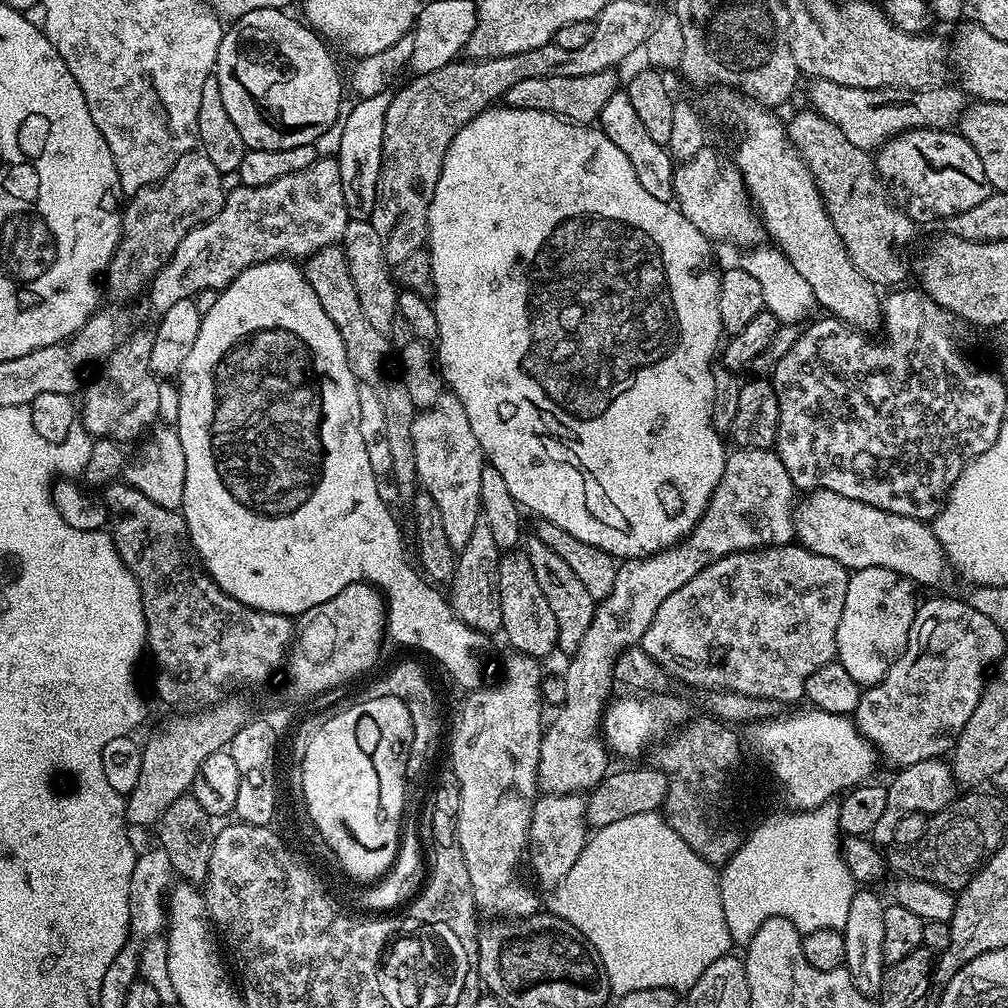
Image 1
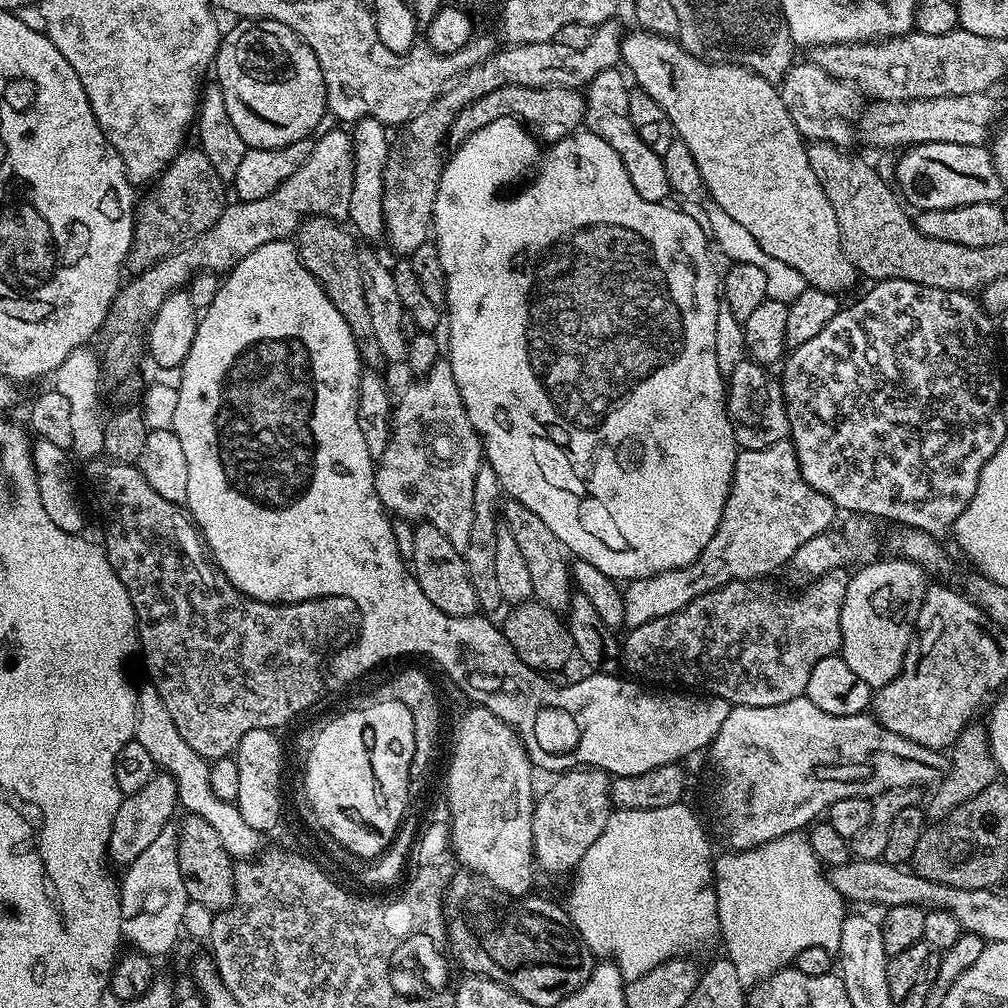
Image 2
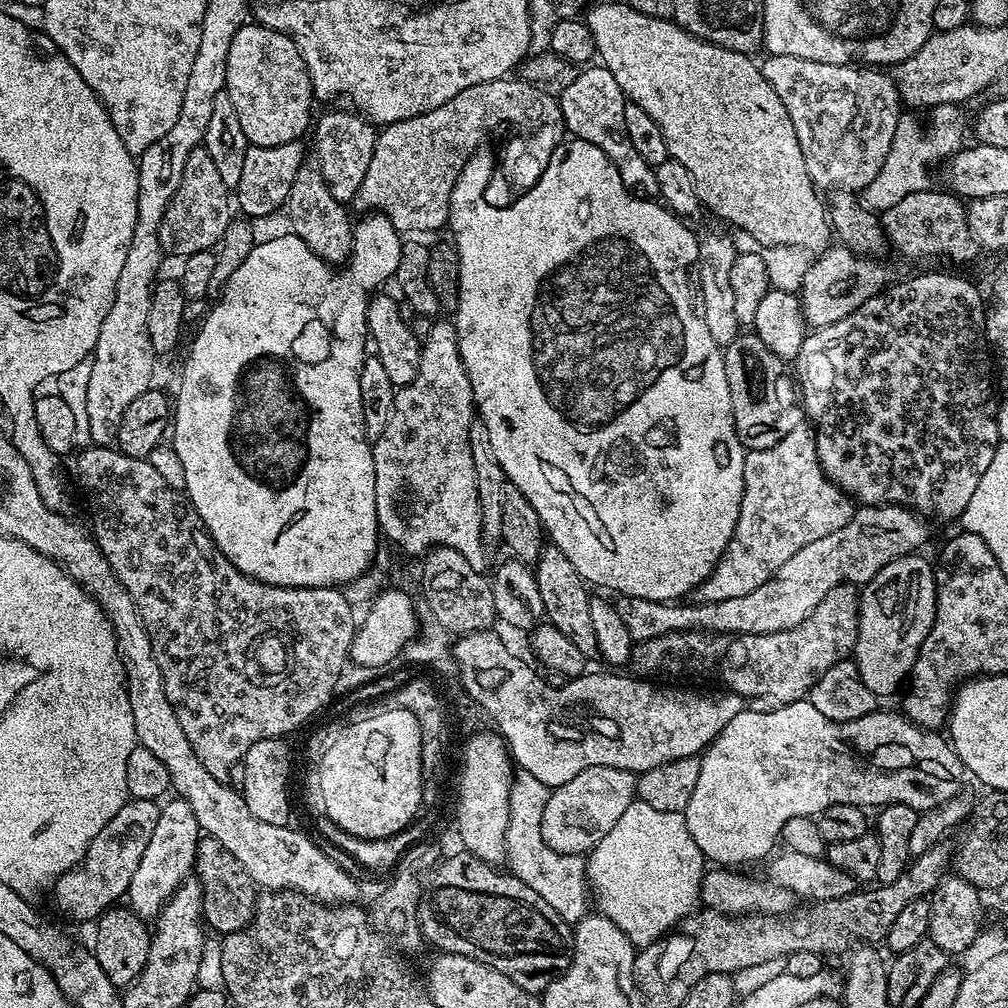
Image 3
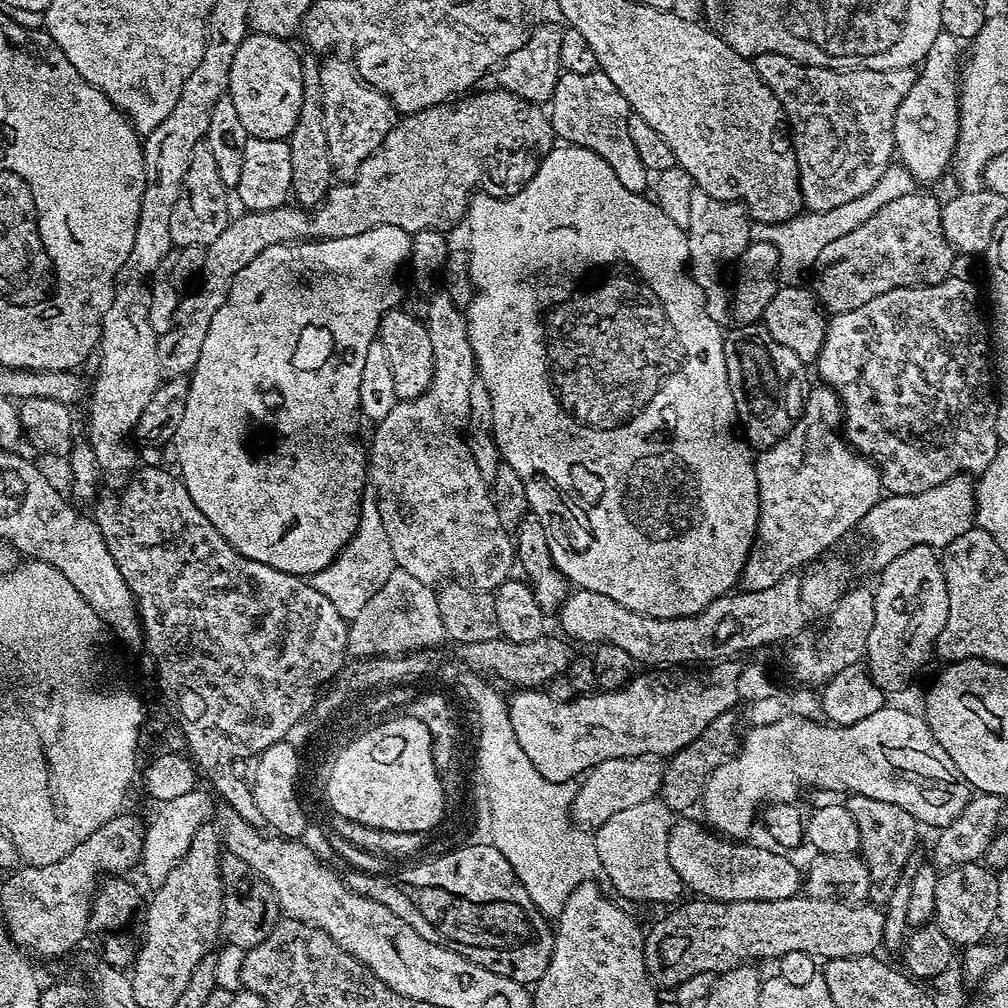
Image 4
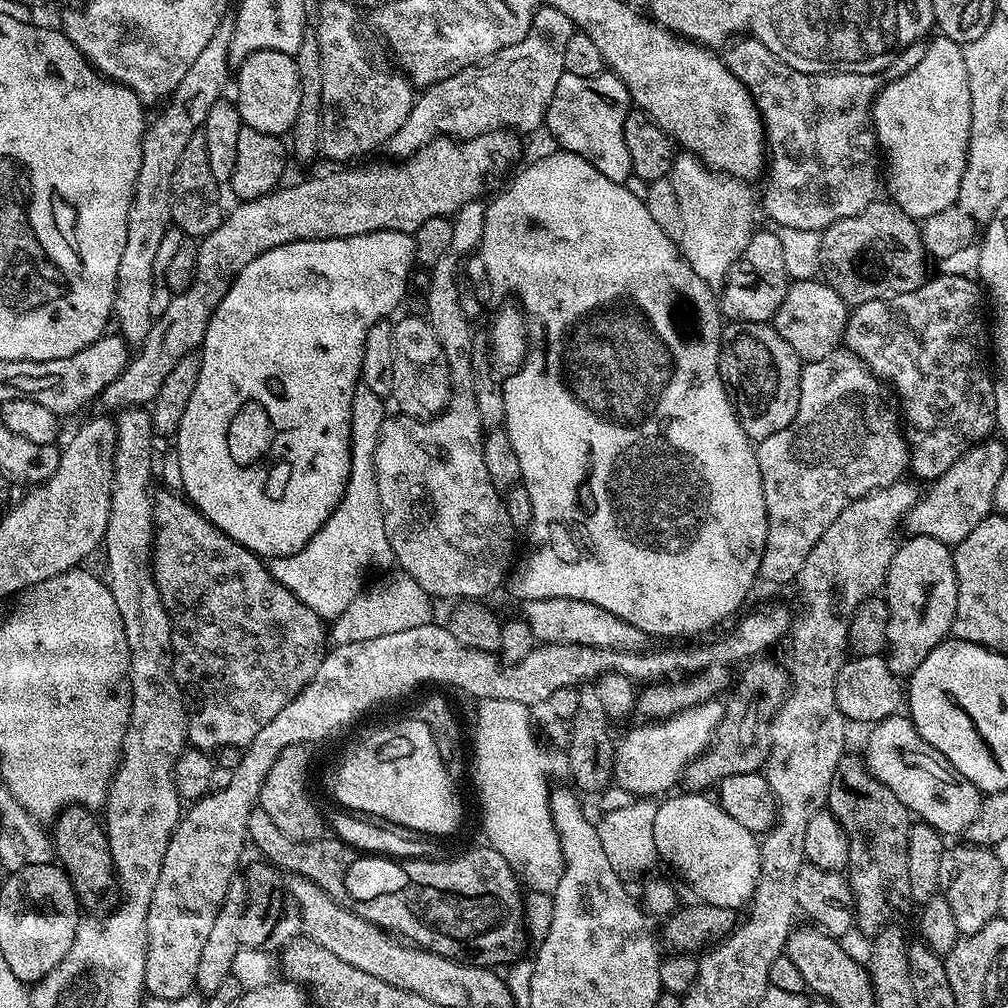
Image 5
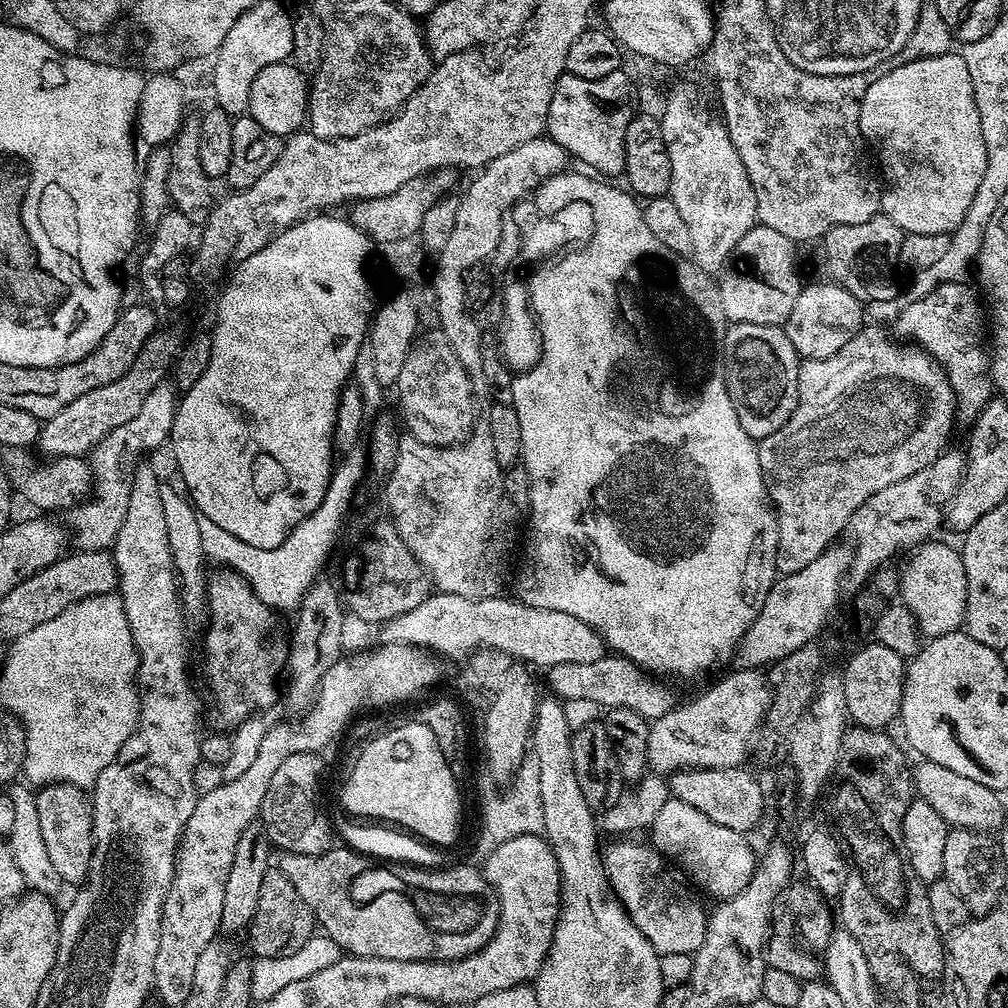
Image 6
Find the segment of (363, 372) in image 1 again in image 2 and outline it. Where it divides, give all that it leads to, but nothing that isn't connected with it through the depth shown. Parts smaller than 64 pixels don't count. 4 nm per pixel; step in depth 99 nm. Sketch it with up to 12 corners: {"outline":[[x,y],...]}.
{"outline":[[307,217],[303,265],[361,341],[367,367],[384,359],[372,339],[359,247],[341,223]]}

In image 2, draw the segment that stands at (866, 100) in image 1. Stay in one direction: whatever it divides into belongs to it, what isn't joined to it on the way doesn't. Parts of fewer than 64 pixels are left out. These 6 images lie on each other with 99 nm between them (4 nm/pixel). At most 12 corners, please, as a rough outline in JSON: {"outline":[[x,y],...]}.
{"outline":[[987,91],[873,99],[858,136],[877,150],[983,145],[1001,119]]}

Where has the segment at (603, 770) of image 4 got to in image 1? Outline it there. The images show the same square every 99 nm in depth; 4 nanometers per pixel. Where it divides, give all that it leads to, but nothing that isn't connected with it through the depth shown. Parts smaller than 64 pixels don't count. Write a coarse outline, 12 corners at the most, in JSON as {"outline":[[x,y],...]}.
{"outline":[[549,792],[530,818],[526,860],[559,884],[590,835],[588,801]]}

